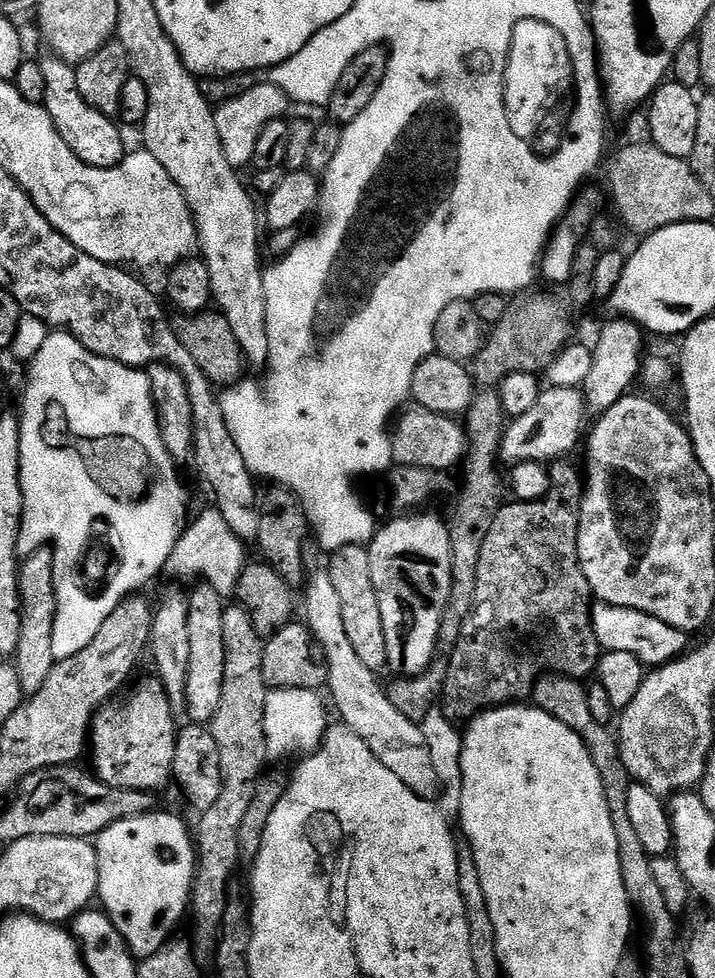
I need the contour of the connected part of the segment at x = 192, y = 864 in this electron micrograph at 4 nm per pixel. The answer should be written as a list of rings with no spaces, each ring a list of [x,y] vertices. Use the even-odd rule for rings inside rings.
[[[153,810],[142,814],[141,816],[135,816],[134,818],[126,818],[122,822],[114,822],[114,826],[110,826],[106,830],[102,830],[100,835],[95,837],[94,840],[96,846],[96,858],[98,862],[98,900],[101,904],[103,911],[107,912],[108,917],[114,922],[114,926],[118,930],[118,934],[122,934],[122,938],[126,942],[126,946],[130,949],[133,957],[143,958],[154,953],[167,943],[169,938],[173,935],[172,932],[180,924],[180,919],[185,919],[186,913],[190,908],[190,897],[192,895],[192,878],[196,875],[196,850],[194,847],[194,836],[178,817],[172,812],[159,812],[159,810]]]

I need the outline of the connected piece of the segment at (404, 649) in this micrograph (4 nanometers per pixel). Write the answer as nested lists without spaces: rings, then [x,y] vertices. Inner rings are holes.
[[[400,514],[388,525],[381,527],[376,535],[372,537],[372,543],[367,545],[370,554],[370,574],[374,578],[374,590],[378,590],[378,606],[382,606],[382,626],[386,630],[386,654],[388,655],[388,668],[396,671],[397,677],[416,676],[419,672],[424,672],[432,665],[434,657],[438,652],[436,639],[440,633],[440,623],[444,608],[448,605],[450,598],[450,586],[452,585],[452,575],[450,574],[450,538],[448,537],[448,526],[443,519],[436,516],[420,516],[421,514]]]

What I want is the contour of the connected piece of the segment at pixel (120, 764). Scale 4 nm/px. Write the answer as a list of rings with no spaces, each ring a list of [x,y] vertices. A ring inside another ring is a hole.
[[[151,678],[152,680],[144,680],[132,693],[128,696],[128,701],[115,712],[112,706],[105,706],[96,713],[96,717],[92,719],[92,727],[90,729],[90,756],[92,752],[92,760],[96,763],[94,767],[94,775],[96,779],[101,780],[104,784],[109,784],[111,788],[125,788],[126,790],[142,790],[143,792],[155,793],[156,788],[160,788],[164,783],[173,779],[172,767],[174,766],[174,750],[176,749],[176,733],[178,731],[177,713],[173,712],[170,706],[170,698],[166,694],[166,690],[162,686],[159,678]]]

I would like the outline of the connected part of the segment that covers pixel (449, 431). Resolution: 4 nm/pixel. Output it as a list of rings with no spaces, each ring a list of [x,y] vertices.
[[[408,406],[399,413],[395,424],[391,429],[390,439],[392,459],[397,465],[448,472],[455,464],[457,467],[468,453],[468,434],[465,425],[459,419],[443,416],[434,410],[426,410],[419,406]]]

